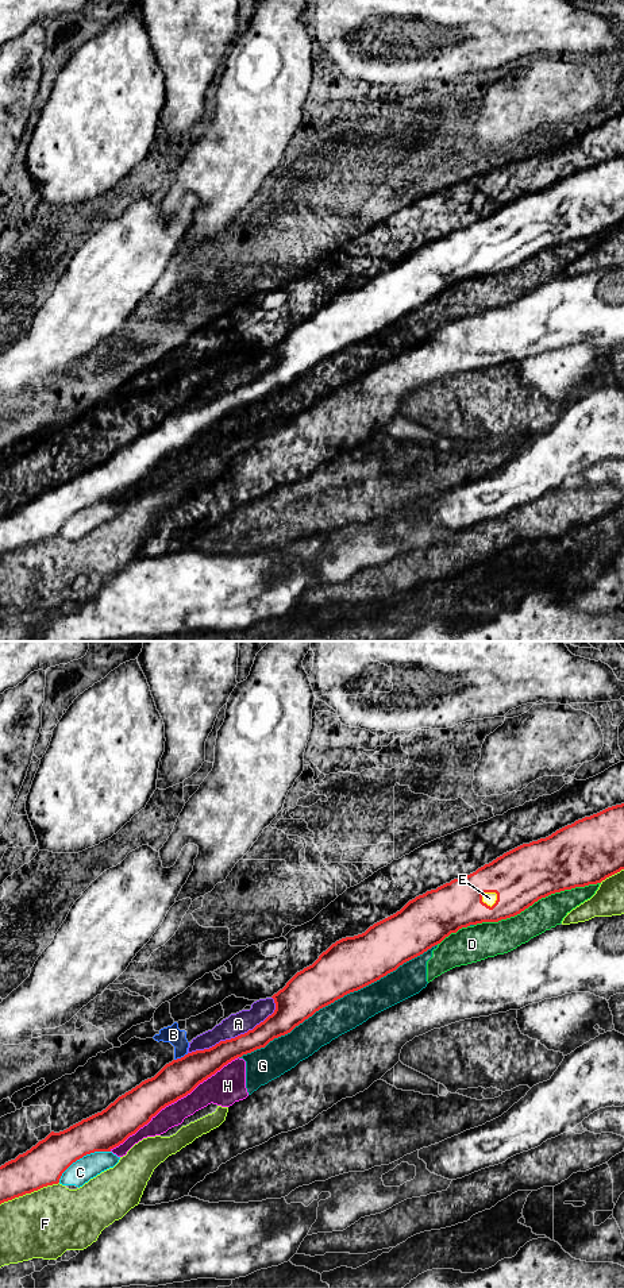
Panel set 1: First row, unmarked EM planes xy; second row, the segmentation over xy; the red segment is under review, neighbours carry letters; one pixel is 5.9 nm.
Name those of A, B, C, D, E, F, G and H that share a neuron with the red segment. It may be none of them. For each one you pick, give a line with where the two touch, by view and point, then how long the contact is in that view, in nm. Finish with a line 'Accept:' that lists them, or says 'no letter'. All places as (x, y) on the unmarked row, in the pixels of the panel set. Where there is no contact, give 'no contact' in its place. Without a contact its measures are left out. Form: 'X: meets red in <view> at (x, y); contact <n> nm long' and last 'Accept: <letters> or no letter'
E: meets red in xy at (481, 253); contact 110 nm long
Accept: E

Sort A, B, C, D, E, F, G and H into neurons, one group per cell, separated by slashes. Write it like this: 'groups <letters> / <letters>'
groups A / B / C / D G H / E / F

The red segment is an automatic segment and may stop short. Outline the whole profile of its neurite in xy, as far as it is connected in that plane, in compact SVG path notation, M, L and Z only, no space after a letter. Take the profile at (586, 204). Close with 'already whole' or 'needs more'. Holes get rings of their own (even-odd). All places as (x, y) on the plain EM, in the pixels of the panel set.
M624 155L578 171L546 190L523 196L467 228L416 248L400 263L374 275L365 285L336 293L312 317L297 324L271 348L276 355L274 365L253 382L173 412L154 429L119 448L101 464L63 483L51 483L30 502L1 517L0 556L58 536L62 525L73 514L95 504L111 504L147 477L162 460L190 446L232 412L265 400L274 390L290 385L320 360L380 332L440 296L451 285L470 277L515 269L542 250L601 235L621 221L624 221Z; needs more

